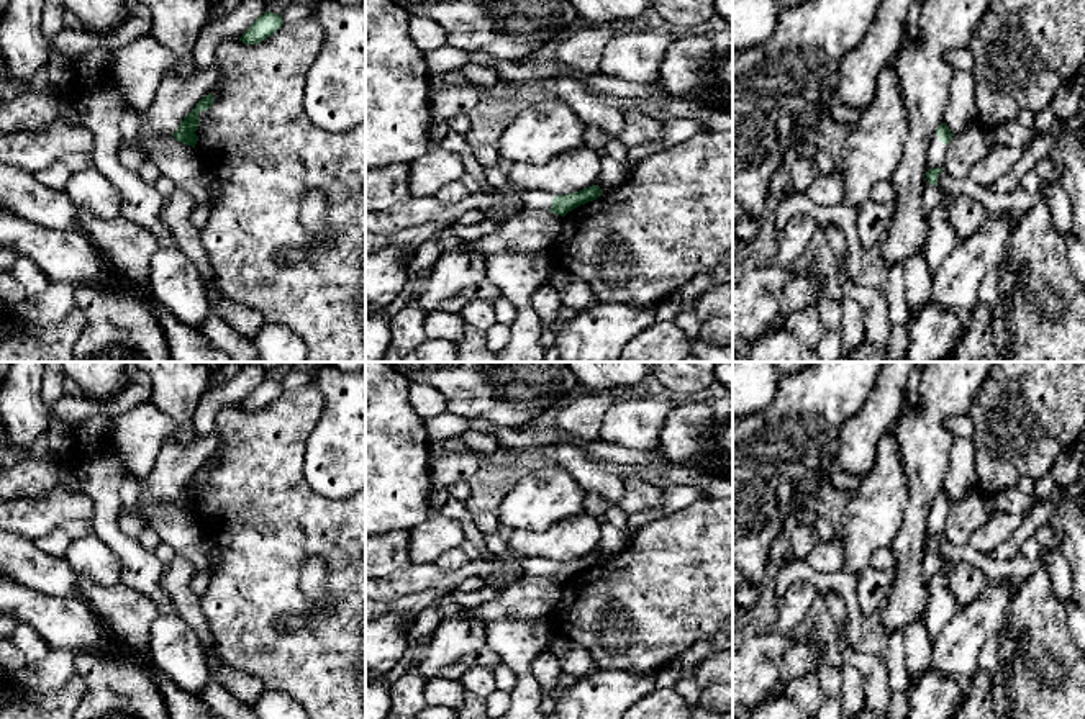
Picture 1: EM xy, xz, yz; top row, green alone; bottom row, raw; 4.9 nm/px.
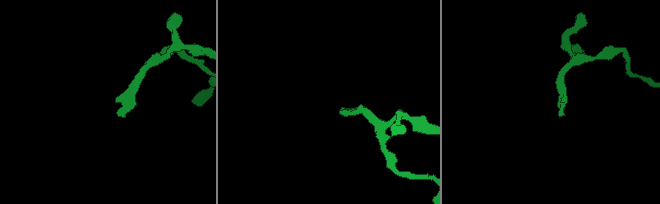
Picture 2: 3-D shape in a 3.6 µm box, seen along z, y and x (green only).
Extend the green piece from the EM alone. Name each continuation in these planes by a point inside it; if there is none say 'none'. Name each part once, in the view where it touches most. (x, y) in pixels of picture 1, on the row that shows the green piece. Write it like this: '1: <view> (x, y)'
1: xz (535, 200)

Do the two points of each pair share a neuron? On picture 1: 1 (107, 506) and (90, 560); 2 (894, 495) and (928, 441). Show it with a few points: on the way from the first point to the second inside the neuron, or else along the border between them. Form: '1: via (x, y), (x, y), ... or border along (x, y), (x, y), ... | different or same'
1: border along (94, 533), (117, 554), (120, 569) | different
2: border along (895, 439), (907, 492), (903, 515) | different

